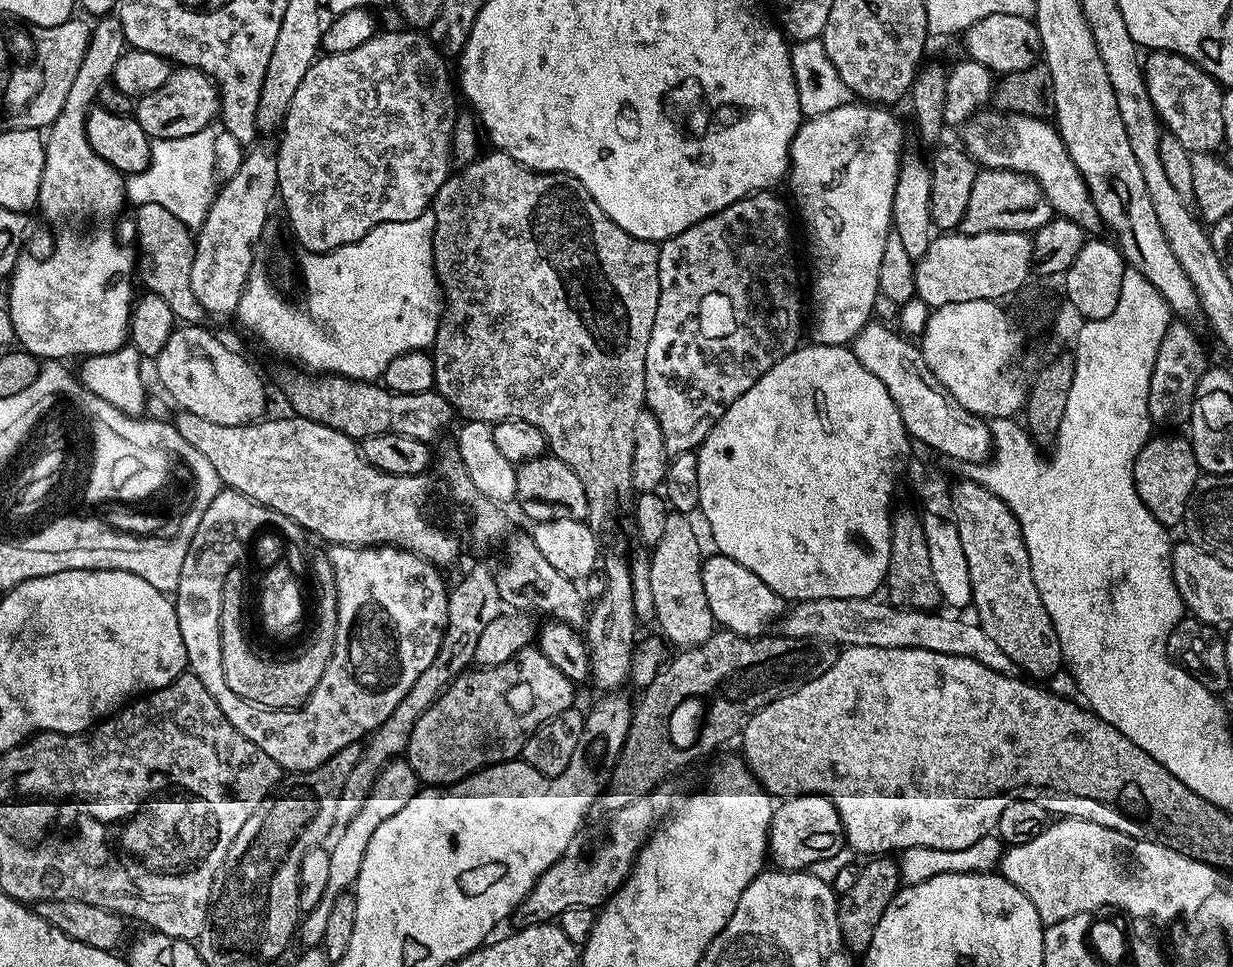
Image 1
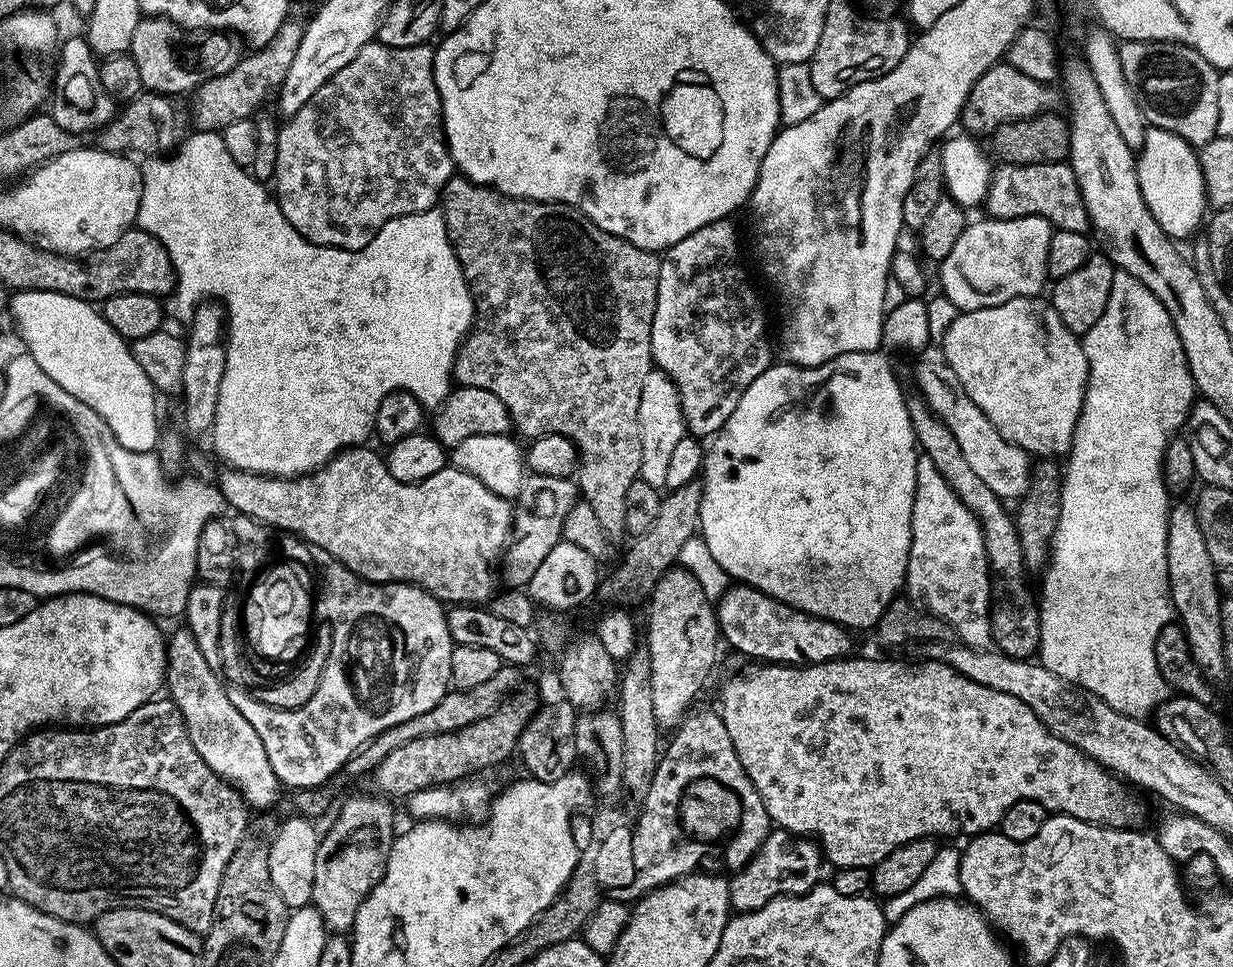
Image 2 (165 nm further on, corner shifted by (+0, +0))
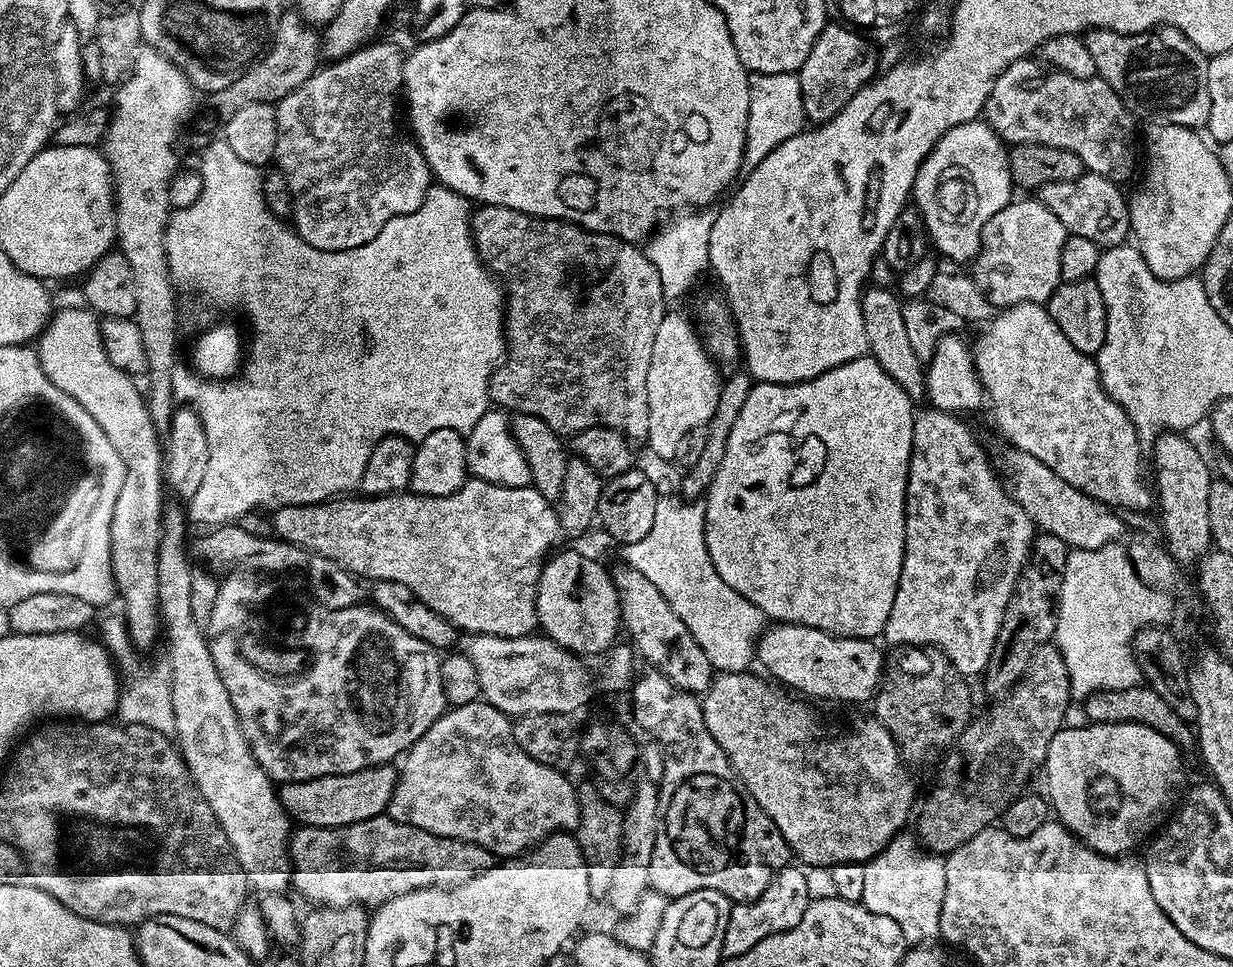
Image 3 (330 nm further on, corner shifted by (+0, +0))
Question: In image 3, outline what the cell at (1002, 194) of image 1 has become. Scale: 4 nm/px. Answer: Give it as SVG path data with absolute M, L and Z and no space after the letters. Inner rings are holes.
M1086 170L1070 182L1046 182L1038 189L1038 199L1048 207L1050 214L1057 216L1067 232L1090 238L1090 242L1103 250L1125 243L1132 230L1128 200L1120 191L1121 185Z

